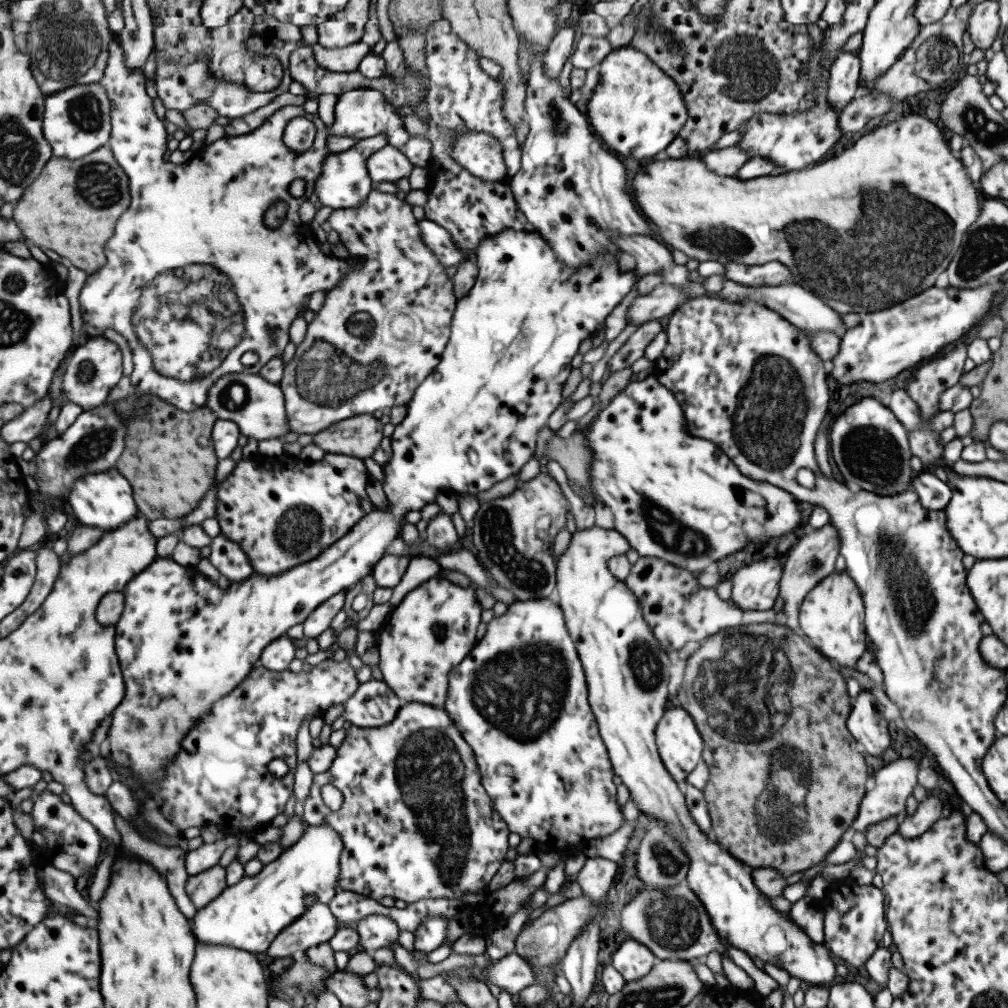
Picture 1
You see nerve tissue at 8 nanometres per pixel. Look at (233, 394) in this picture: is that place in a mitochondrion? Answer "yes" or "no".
yes

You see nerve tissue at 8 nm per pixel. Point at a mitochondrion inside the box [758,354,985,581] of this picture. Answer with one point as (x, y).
(875, 457)

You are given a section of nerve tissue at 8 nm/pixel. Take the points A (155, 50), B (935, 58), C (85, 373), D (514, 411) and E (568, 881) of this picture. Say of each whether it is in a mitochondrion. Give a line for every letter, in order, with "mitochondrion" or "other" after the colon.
A: other
B: mitochondrion
C: mitochondrion
D: other
E: other

